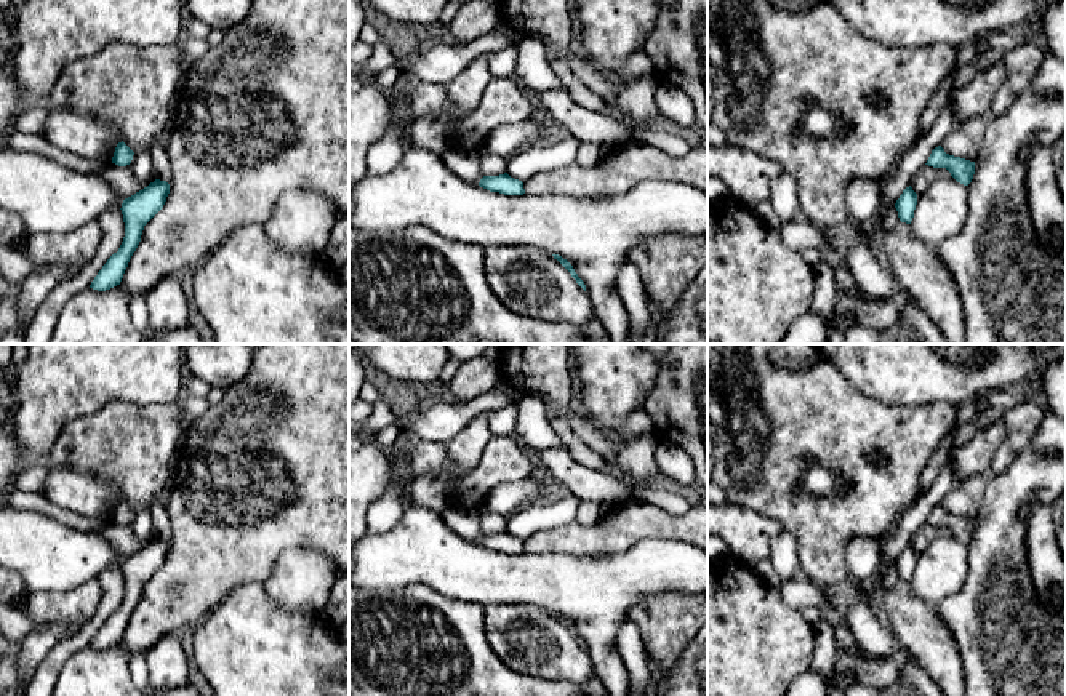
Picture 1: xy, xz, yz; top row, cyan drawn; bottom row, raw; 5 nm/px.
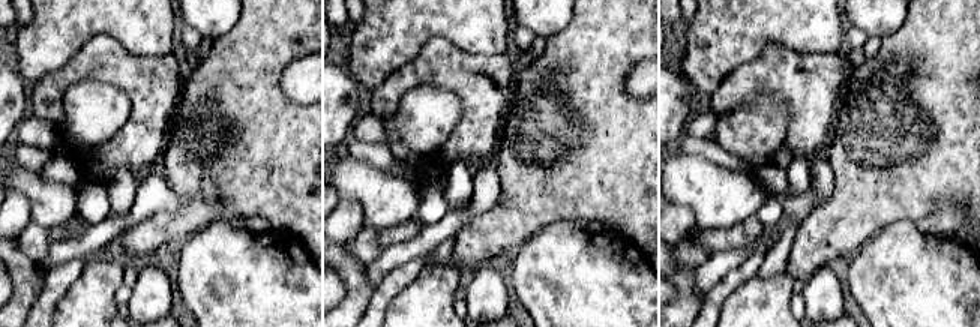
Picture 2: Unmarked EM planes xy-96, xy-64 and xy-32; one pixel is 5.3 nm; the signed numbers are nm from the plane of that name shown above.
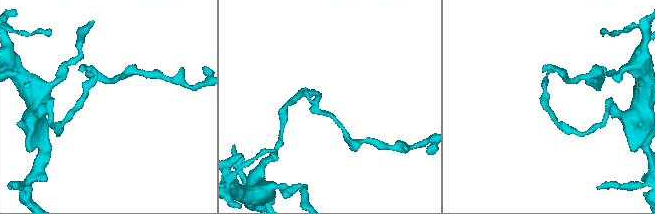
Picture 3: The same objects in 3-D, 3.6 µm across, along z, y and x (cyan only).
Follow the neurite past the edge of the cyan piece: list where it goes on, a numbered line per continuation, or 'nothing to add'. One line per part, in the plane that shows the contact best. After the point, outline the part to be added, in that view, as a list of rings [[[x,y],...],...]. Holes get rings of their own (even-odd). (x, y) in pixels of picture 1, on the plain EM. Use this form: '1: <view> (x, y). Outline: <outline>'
nothing to add

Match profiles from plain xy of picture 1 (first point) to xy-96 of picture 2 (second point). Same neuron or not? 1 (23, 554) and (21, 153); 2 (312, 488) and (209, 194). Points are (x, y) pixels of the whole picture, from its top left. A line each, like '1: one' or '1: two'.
1: two
2: two

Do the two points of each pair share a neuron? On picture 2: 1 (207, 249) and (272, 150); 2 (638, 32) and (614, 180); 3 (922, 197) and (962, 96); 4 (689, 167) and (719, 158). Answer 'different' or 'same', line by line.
1: different
2: same
3: same
4: different

